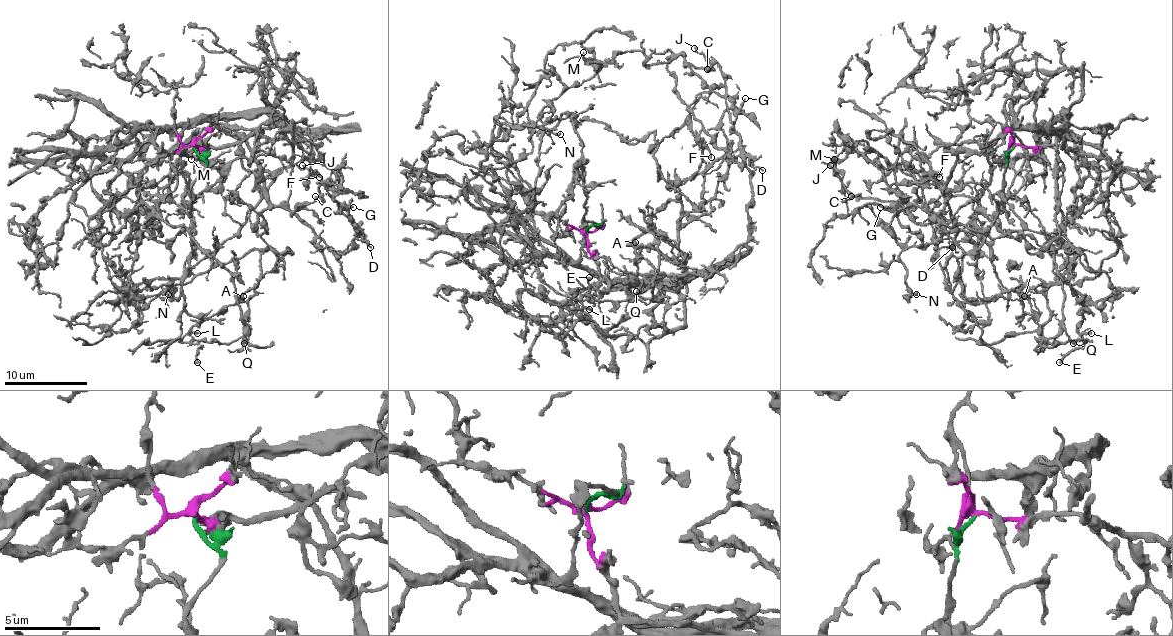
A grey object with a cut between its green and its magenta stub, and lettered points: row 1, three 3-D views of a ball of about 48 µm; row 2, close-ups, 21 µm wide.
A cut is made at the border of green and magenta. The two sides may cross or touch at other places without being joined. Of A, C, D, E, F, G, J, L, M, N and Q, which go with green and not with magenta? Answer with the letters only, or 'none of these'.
none of these

